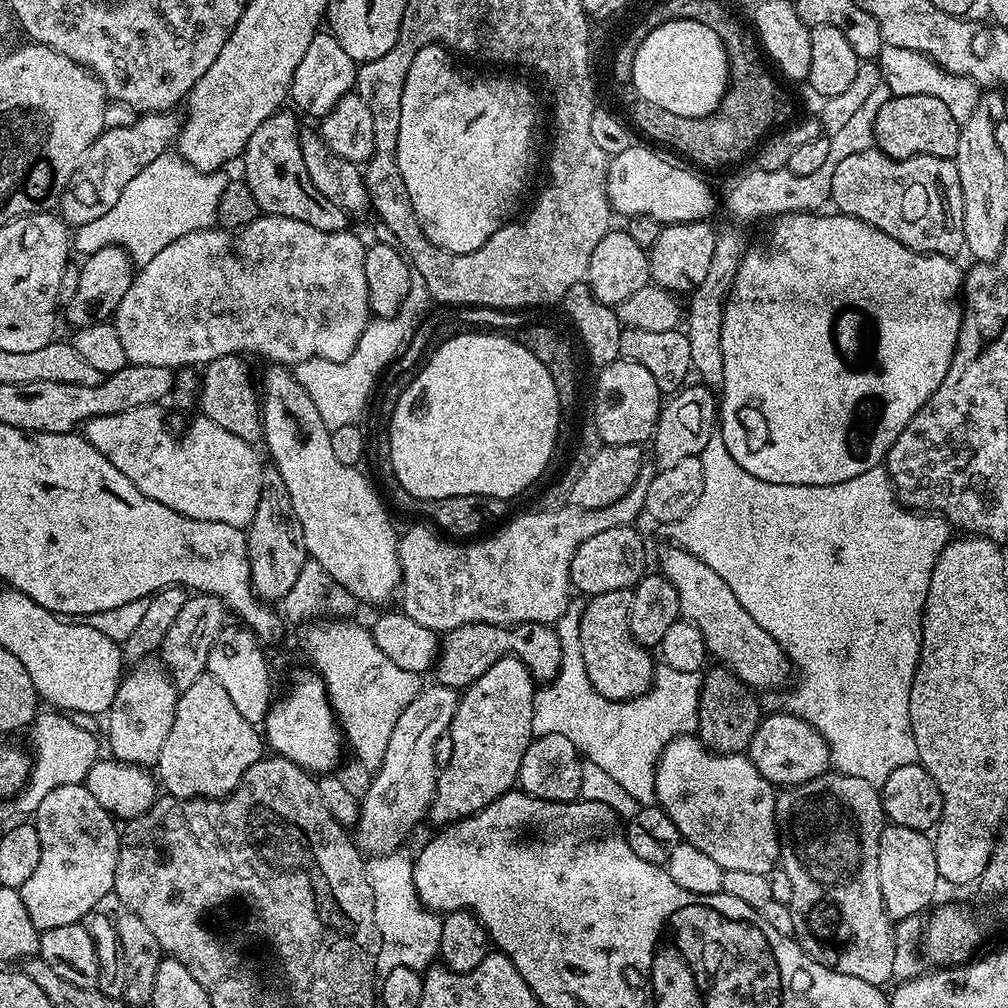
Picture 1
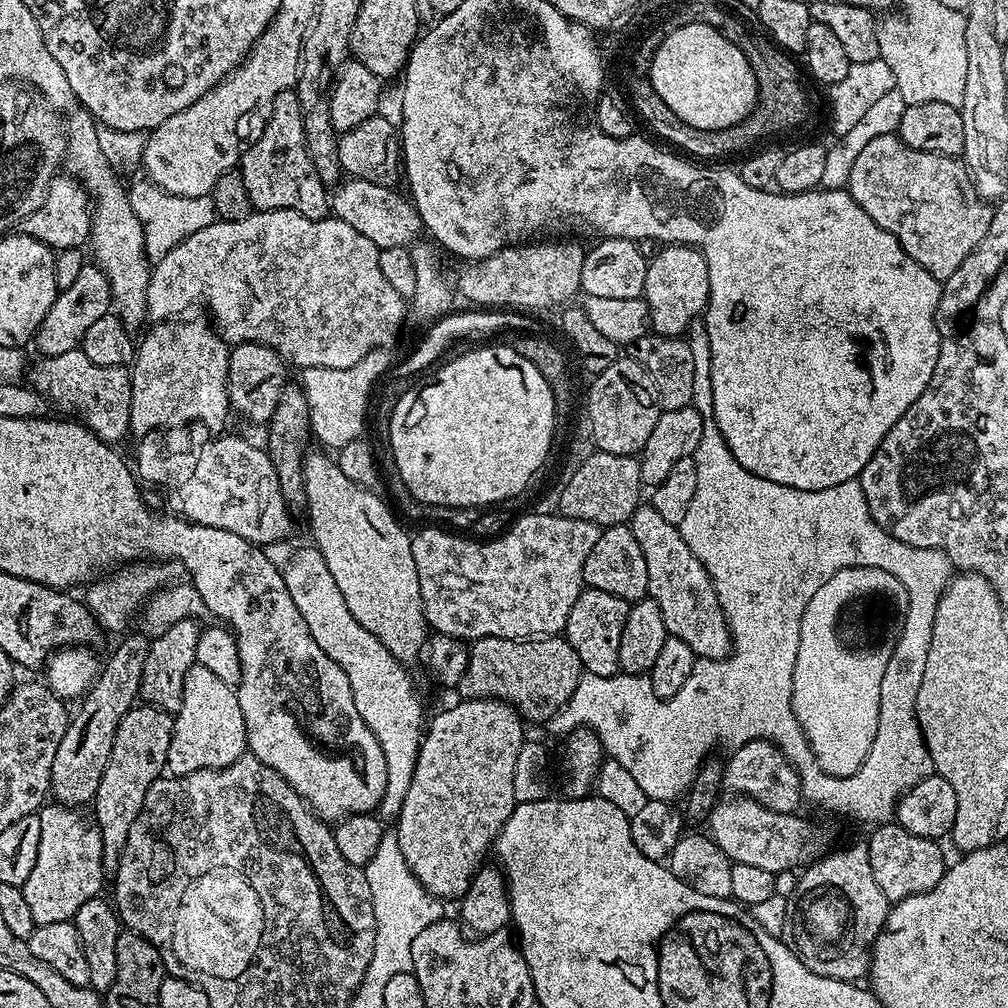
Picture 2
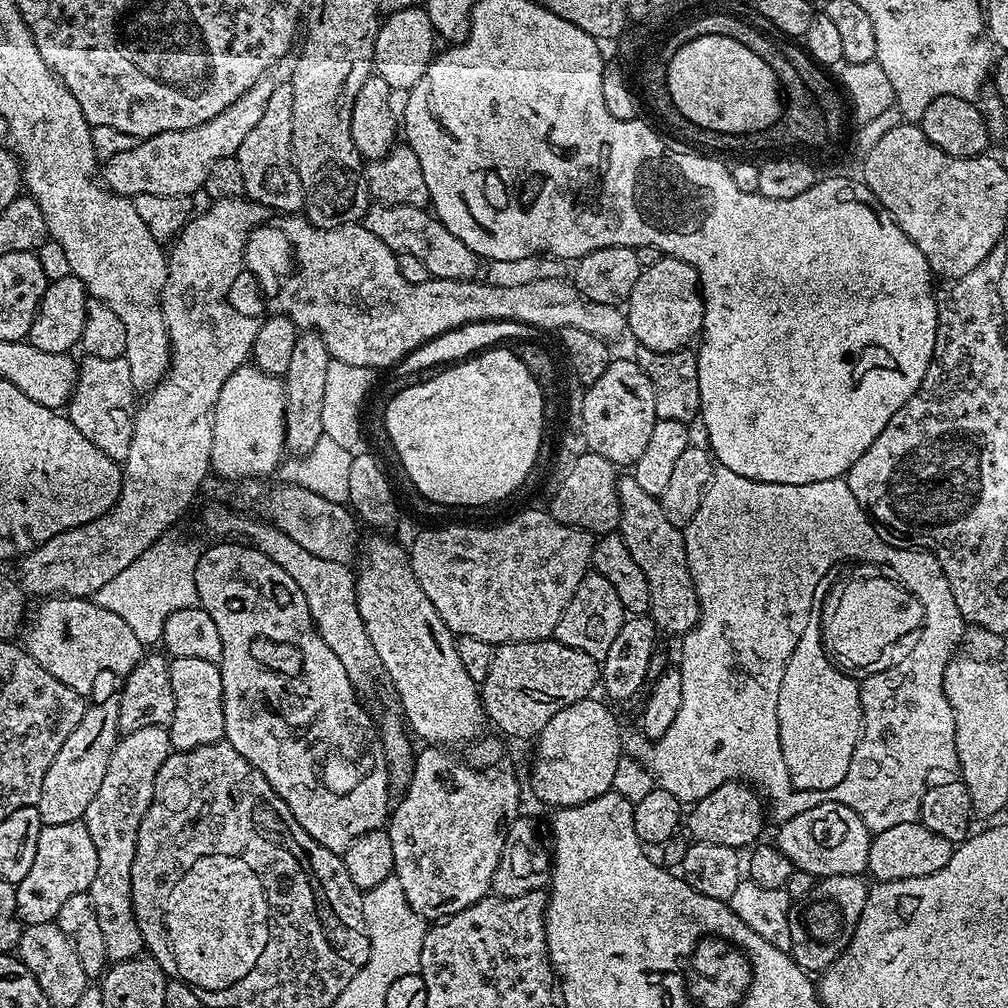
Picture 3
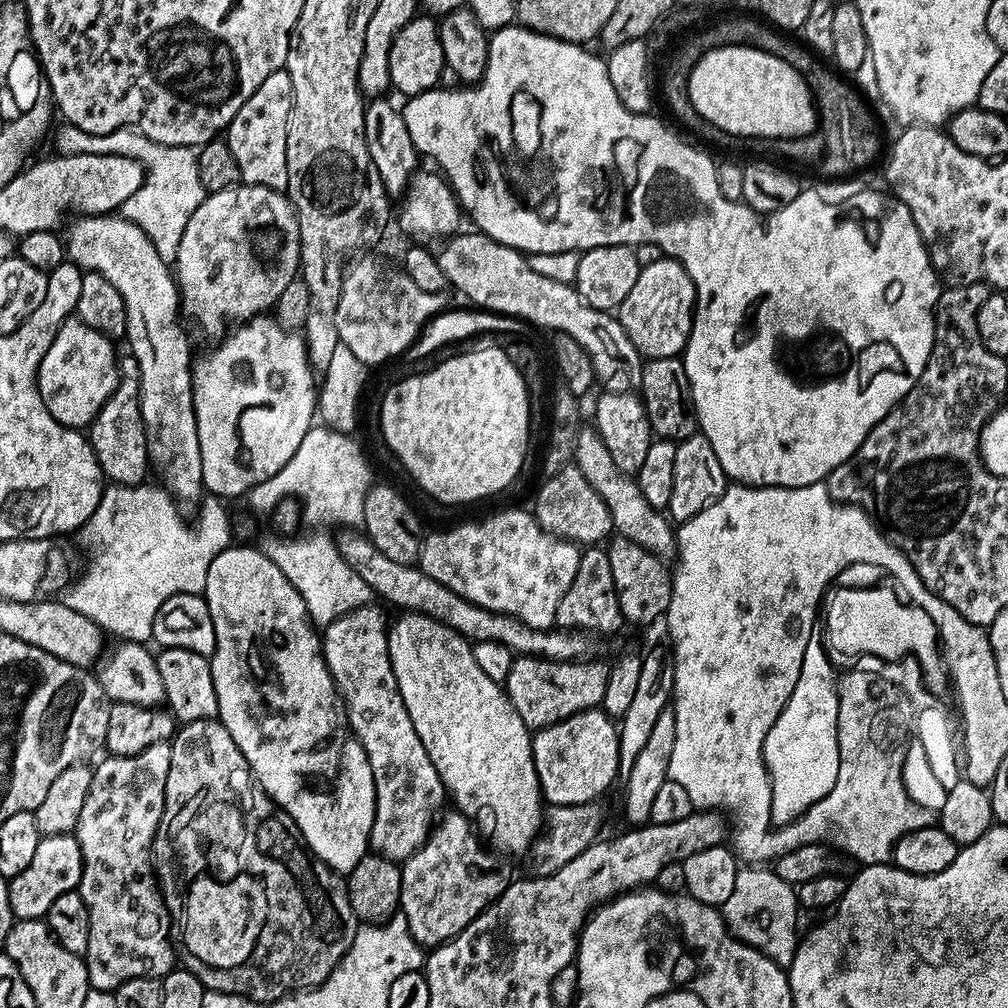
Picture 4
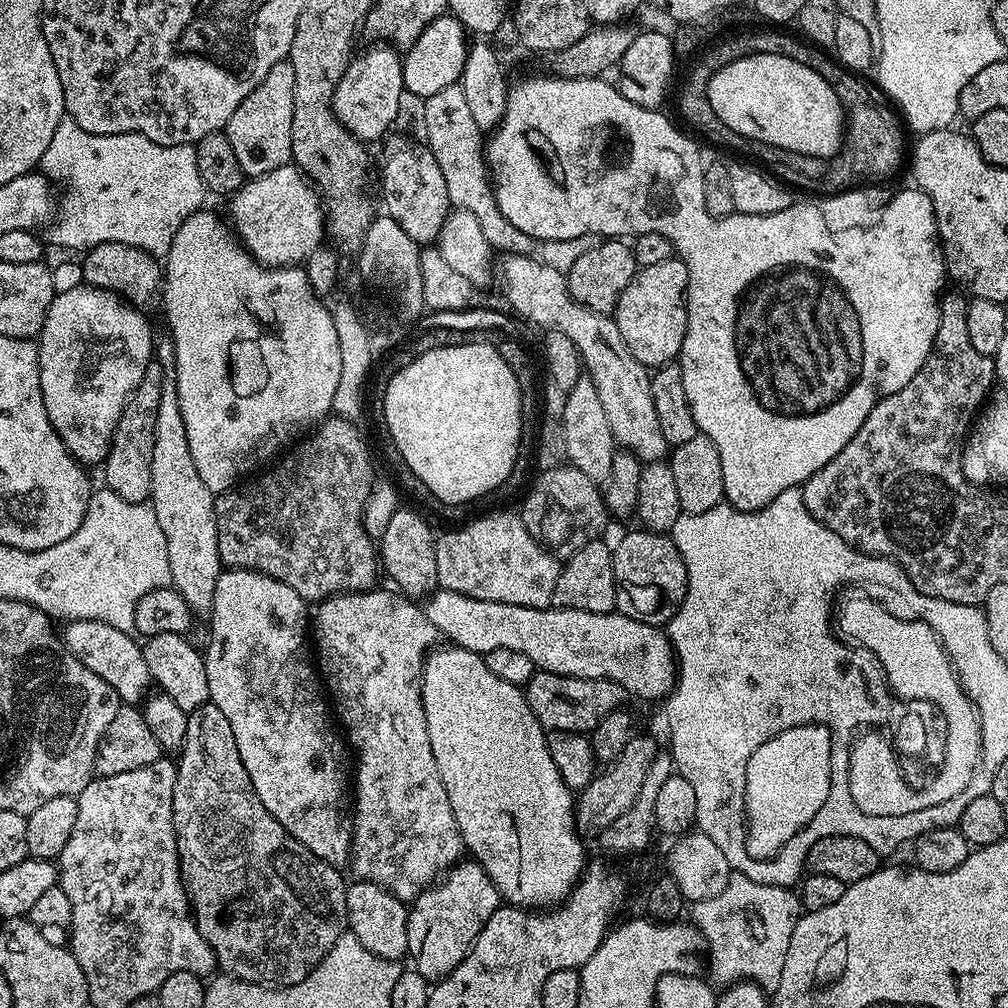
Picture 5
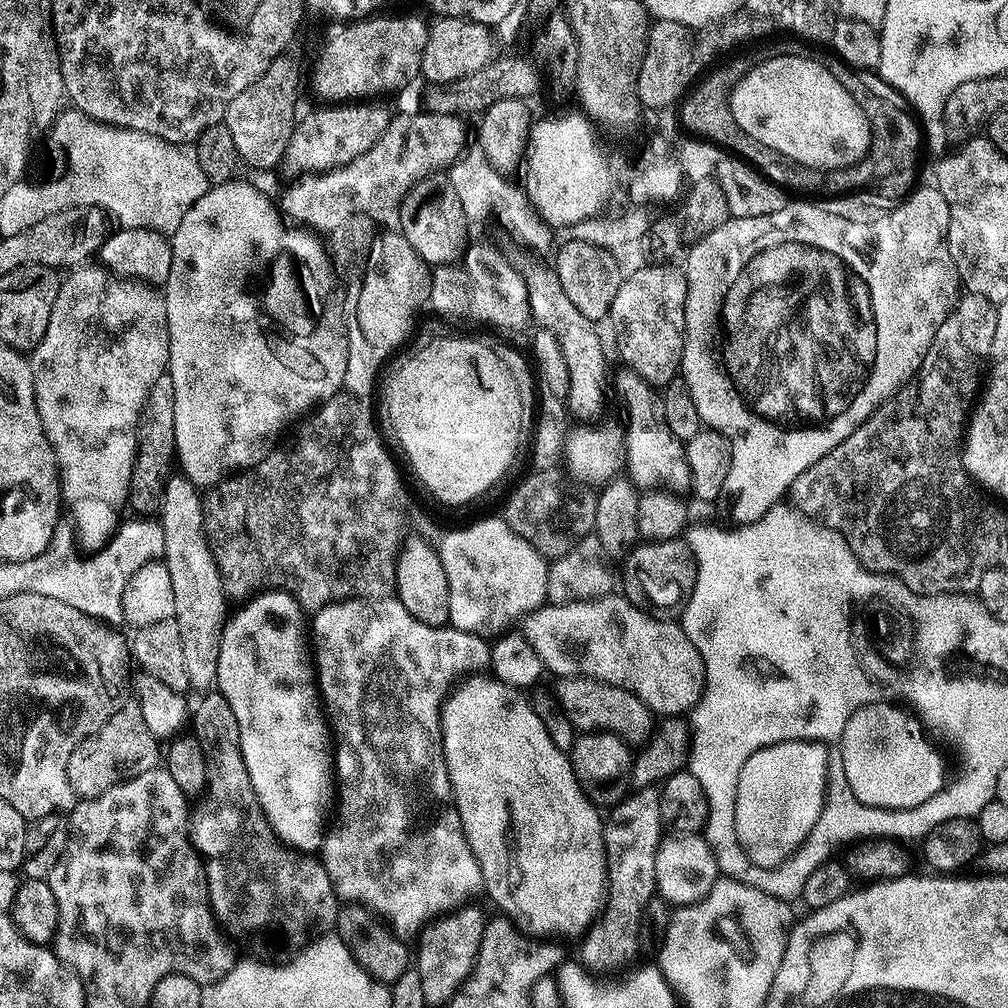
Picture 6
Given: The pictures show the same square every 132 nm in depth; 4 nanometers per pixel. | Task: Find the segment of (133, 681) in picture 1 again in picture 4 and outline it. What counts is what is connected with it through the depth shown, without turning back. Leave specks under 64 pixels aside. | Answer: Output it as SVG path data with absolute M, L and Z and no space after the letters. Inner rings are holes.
M158 742L142 750L142 754L105 755L105 760L95 765L82 814L78 814L74 833L82 850L82 878L78 891L82 902L86 902L86 914L90 914L90 942L84 965L88 967L89 985L103 992L115 993L116 989L130 982L130 978L160 980L178 964L176 952L172 949L168 907L164 904L152 863L152 843L162 822L171 749L171 743Z

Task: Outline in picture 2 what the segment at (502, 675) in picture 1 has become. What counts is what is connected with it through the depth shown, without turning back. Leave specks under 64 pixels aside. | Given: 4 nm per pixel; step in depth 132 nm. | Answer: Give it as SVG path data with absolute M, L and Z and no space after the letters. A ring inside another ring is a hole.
M461 699L459 703L438 713L432 725L431 720L427 725L414 766L414 778L410 778L410 790L406 790L400 817L394 822L394 835L398 846L402 846L402 858L406 858L414 878L422 882L430 895L445 902L459 901L466 894L470 882L485 863L484 855L487 852L489 855L496 835L516 809L514 766L518 763L518 750L522 750L526 739L520 713L506 701Z

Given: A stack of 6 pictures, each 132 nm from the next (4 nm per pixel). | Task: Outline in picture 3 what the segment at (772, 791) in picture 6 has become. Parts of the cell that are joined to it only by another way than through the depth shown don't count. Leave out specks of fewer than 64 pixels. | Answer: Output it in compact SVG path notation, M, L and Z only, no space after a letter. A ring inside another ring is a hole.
M815 592L814 602L811 609L808 611L806 627L802 630L802 637L798 640L797 646L794 648L794 653L791 654L789 662L786 664L786 671L783 674L781 689L778 692L778 724L779 724L779 740L780 749L783 752L783 758L786 759L788 768L789 783L797 791L822 792L829 793L834 786L840 785L845 780L846 774L849 772L850 760L862 731L862 706L860 698L860 687L857 679L854 680L844 674L840 669L836 668L832 662L833 659L829 656L826 644L823 640L823 625L822 619L824 616L824 608L822 612L822 604L827 601L828 596L824 592Z

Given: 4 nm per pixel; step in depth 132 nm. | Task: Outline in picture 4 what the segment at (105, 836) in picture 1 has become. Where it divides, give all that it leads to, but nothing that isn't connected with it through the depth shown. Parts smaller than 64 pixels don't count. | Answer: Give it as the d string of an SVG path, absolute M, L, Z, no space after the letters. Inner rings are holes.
M54 834L41 836L38 850L34 850L34 859L22 874L8 880L10 910L16 920L38 920L47 917L50 906L62 894L75 892L82 878L82 850L75 835Z

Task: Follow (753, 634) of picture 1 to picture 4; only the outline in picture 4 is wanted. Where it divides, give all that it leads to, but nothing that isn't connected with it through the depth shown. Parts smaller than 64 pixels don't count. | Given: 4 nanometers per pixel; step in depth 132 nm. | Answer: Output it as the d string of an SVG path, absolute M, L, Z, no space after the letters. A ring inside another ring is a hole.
M581 427L576 436L574 467L582 470L582 474L586 474L586 482L590 482L590 486L594 486L594 490L598 490L598 498L602 498L602 502L606 502L606 510L610 510L615 535L624 536L630 542L650 550L650 554L659 556L665 562L671 561L675 557L676 534L669 517L661 509L650 506L650 502L646 502L642 490L631 475L618 470L614 458L610 458L610 450L606 450L595 427Z

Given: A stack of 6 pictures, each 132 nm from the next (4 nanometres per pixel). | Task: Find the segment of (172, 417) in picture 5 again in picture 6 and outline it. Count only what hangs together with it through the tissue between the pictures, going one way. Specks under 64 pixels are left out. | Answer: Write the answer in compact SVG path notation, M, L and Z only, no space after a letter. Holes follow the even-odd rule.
M183 474L168 478L158 523L164 531L162 563L170 570L170 583L174 585L174 619L182 637L186 678L193 689L208 690L216 682L218 652L222 646L224 625L230 615L230 604L204 533L204 501L196 485Z

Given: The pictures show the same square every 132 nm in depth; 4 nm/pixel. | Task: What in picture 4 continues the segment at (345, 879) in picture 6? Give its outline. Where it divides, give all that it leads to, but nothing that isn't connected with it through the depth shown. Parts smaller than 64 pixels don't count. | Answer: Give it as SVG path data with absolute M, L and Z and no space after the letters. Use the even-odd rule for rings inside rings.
M376 607L359 608L326 625L322 632L324 666L330 670L336 689L344 700L348 725L358 742L362 742L362 750L366 750L366 758L370 758L370 770L374 770L376 805L371 847L387 860L403 862L428 841L445 807L446 789L438 770L434 770L434 762L430 762L430 754L426 754L426 746L422 746L422 738L418 738L418 730L414 730L414 722L410 722L410 714L406 714L406 702L402 702L388 653L390 620L384 617L382 609Z

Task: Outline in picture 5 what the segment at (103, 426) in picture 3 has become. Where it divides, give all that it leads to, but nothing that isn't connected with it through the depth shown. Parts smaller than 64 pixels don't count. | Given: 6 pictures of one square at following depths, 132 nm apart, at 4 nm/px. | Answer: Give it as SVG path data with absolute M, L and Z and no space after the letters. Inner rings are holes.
M159 362L146 366L142 382L124 403L124 409L118 418L118 426L114 430L112 444L108 447L108 456L102 465L103 487L118 494L118 498L126 498L126 502L143 504L152 495L150 462L154 462L154 422L158 419L158 402L162 399L162 386L166 379L164 372L166 372L165 365Z

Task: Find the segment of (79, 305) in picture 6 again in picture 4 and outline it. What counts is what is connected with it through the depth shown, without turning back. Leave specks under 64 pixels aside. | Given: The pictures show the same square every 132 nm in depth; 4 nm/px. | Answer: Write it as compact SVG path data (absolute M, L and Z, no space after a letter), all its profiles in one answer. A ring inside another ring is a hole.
M70 318L58 330L58 338L46 350L46 358L42 358L36 375L42 402L46 402L46 410L58 422L68 428L87 429L110 394L114 394L120 381L120 365L118 351L112 344L115 343L103 332L86 326L78 318Z

